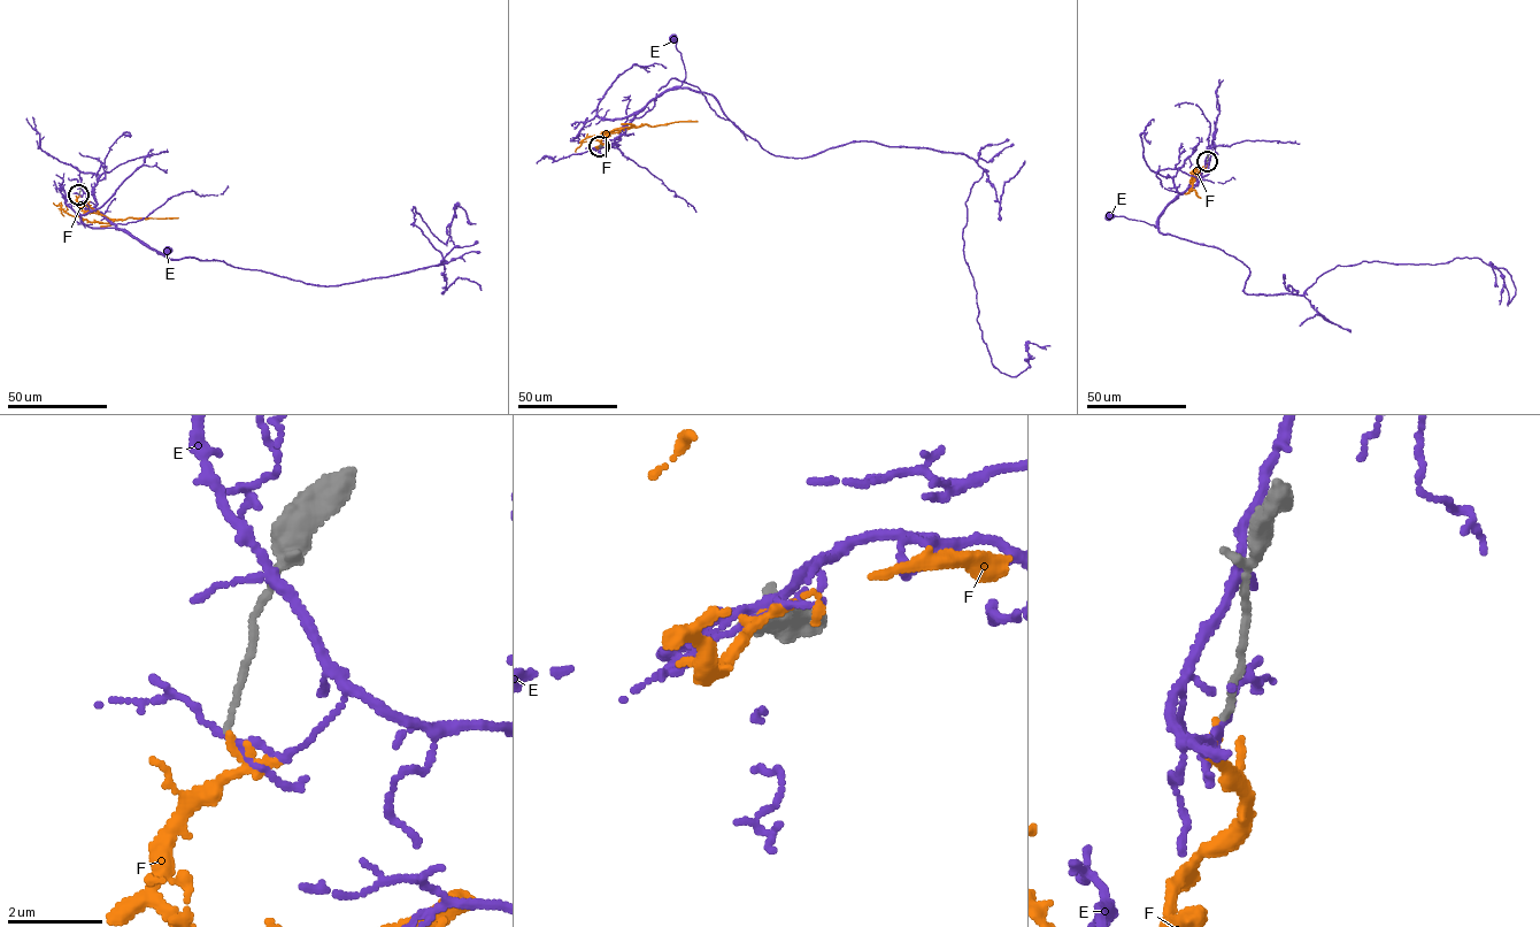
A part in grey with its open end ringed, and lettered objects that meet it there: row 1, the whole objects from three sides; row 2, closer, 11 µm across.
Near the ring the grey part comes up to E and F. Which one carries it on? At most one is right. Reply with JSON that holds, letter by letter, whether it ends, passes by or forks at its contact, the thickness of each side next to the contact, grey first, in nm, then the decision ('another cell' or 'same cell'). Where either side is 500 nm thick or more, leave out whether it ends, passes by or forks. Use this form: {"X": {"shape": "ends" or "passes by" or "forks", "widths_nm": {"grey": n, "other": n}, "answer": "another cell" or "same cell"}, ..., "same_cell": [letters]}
{"E": {"shape": "forks", "widths_nm": {"grey": 130, "other": 110}, "answer": "another cell"}, "F": {"shape": "passes by", "widths_nm": {"grey": 130, "other": 110}, "answer": "another cell"}, "same_cell": []}

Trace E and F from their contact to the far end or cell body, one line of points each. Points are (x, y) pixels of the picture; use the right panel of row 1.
E: (1207, 161), (1209, 173), (1171, 201), (1155, 227), (1124, 216), (1109, 216)
F: (1207, 161), (1203, 170), (1193, 178), (1188, 192), (1192, 176), (1196, 168), (1204, 166)

